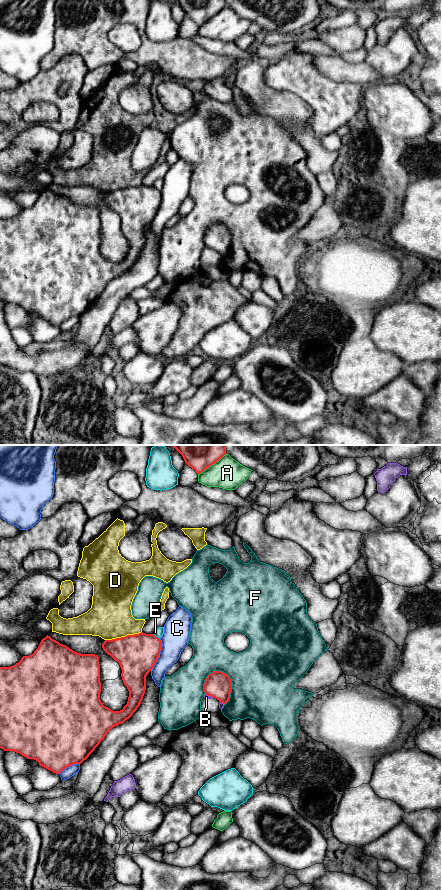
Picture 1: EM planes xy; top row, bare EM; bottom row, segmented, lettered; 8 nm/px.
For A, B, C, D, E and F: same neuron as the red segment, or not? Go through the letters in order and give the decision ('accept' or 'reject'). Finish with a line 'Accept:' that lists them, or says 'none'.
A: reject
B: reject
C: reject
D: reject
E: reject
F: reject
Accept: none

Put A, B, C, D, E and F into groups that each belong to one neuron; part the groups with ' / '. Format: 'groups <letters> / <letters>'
groups A / B / C / D / E / F

